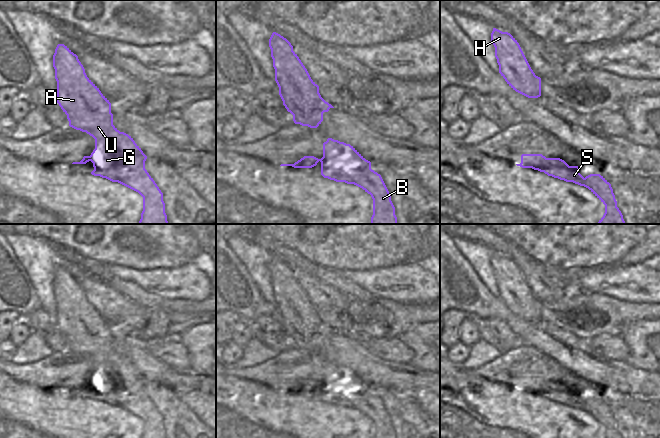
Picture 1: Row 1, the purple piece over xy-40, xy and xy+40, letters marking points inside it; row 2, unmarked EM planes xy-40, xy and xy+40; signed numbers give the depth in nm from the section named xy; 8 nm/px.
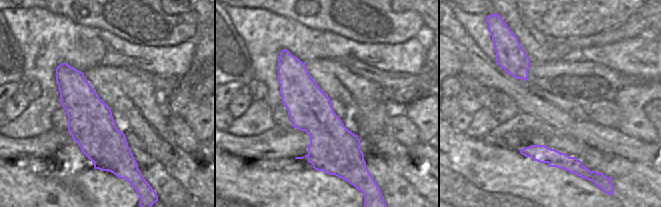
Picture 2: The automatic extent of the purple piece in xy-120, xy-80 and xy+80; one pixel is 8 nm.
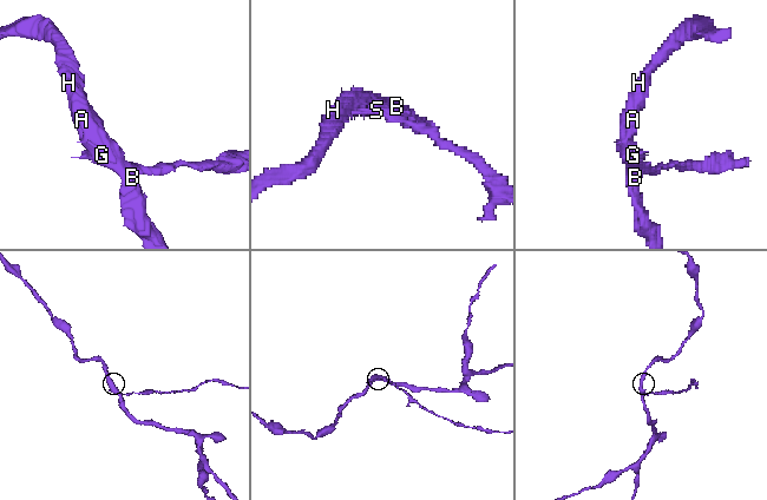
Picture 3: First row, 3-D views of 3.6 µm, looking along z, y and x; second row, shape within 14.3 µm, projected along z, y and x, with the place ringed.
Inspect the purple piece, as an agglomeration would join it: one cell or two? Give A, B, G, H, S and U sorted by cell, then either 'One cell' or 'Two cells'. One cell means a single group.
Groups: A B G H U / S. Two cells.

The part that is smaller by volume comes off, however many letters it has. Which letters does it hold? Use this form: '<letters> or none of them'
S

